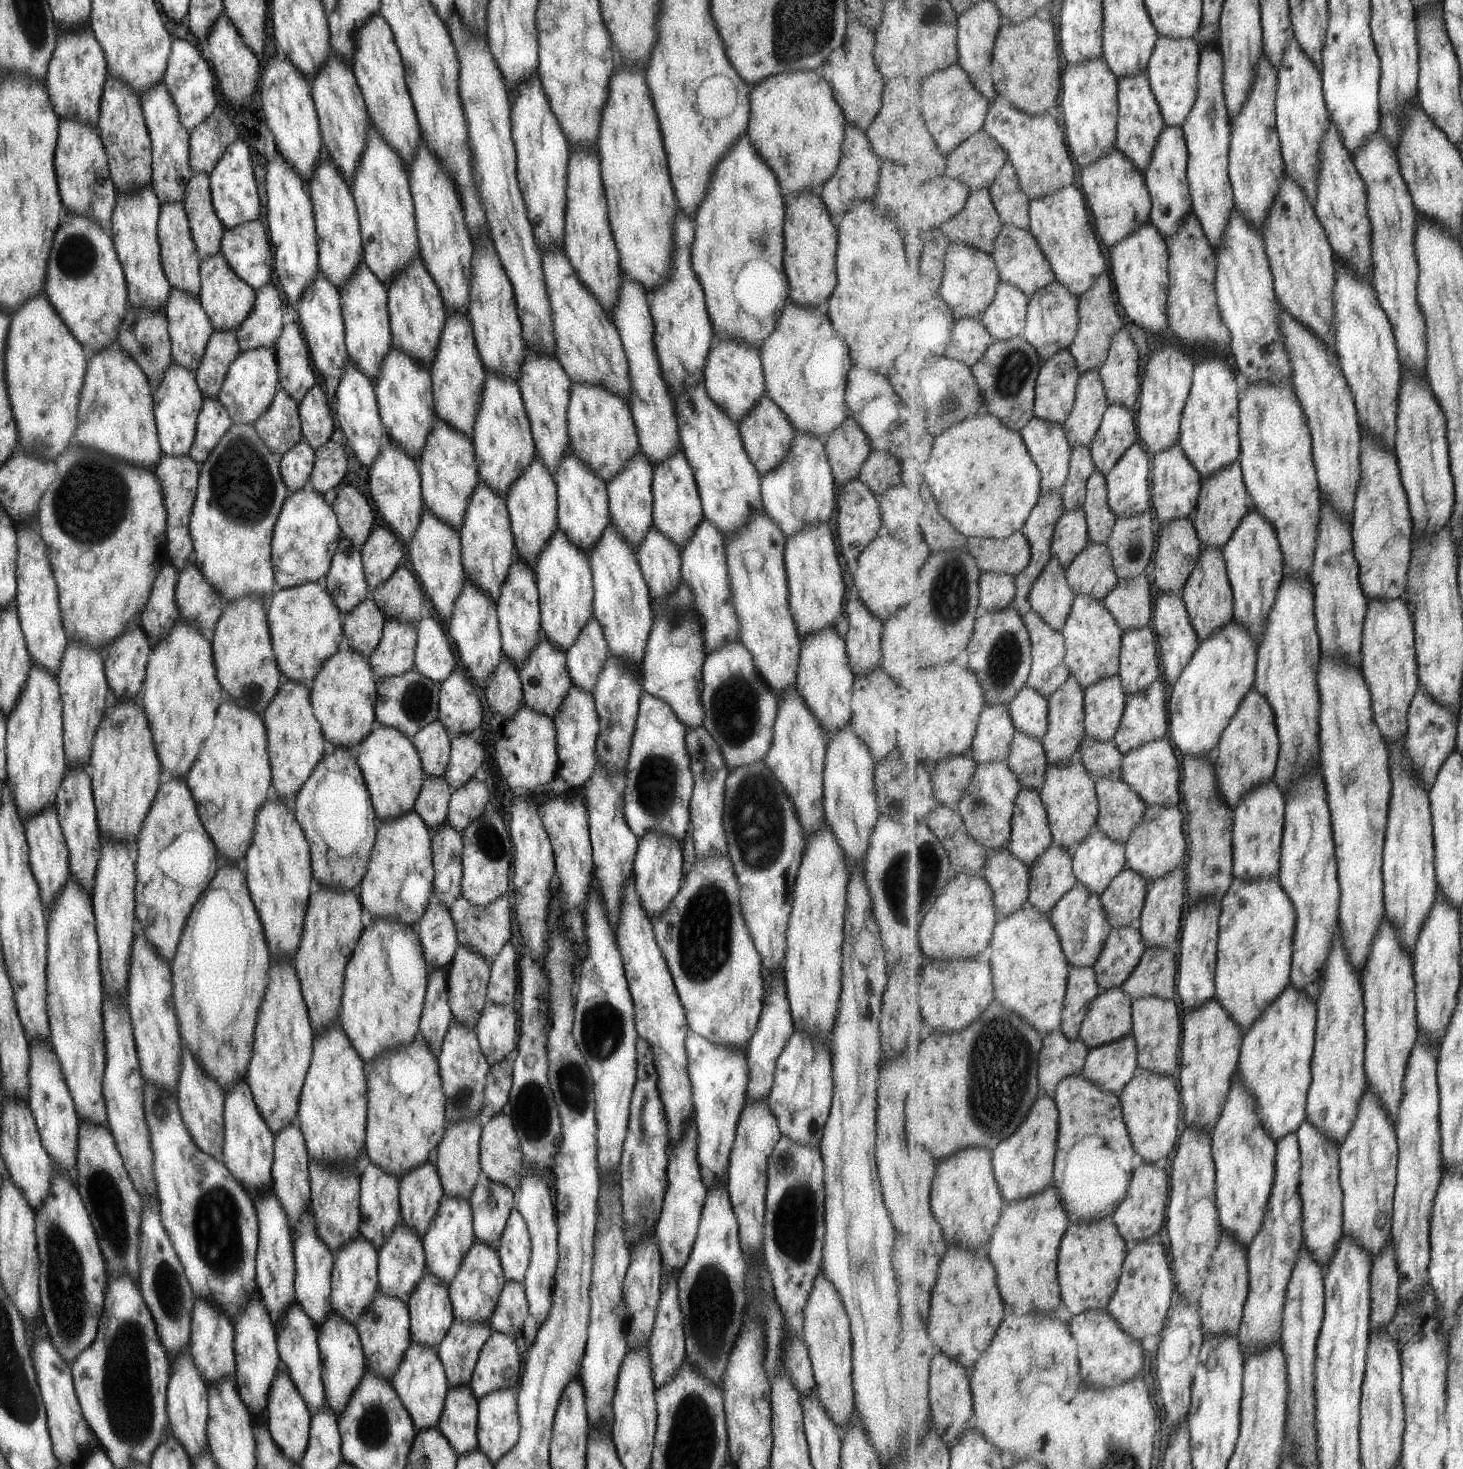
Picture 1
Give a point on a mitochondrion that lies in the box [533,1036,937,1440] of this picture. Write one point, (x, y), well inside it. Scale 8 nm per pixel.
(710, 1301)

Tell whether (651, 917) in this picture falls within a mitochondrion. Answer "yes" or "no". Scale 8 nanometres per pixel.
no

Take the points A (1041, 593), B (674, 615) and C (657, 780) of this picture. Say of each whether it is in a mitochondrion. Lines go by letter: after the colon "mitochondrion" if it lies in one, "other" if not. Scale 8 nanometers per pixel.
A: other
B: mitochondrion
C: mitochondrion

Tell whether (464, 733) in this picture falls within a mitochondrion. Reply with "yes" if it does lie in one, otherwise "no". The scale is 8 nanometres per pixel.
no

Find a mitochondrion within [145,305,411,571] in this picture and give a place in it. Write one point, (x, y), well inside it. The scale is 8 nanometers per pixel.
(242, 488)

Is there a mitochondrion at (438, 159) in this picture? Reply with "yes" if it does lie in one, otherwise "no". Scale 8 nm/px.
no

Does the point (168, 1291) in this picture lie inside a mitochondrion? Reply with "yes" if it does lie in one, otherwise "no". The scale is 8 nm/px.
yes

